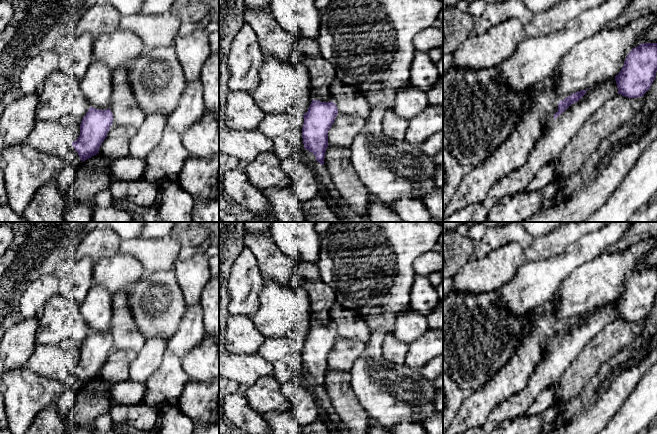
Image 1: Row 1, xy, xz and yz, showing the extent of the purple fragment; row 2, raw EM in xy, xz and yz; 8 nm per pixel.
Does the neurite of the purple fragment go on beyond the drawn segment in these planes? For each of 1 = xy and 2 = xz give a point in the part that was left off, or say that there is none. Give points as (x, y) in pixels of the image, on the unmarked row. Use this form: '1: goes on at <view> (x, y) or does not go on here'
1: does not go on here
2: does not go on here

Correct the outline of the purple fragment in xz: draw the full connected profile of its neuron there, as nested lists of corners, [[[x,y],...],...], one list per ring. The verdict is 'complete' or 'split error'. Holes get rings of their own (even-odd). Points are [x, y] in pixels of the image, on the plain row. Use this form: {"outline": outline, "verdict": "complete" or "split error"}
{"outline": [[[312,324],[308,335],[303,339],[304,348],[302,362],[304,372],[316,381],[321,389],[324,388],[328,371],[328,355],[338,338],[335,327]]], "verdict": "complete"}

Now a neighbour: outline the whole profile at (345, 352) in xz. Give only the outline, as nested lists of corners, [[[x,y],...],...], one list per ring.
[[[338,337],[333,349],[328,355],[328,368],[350,372],[352,365],[360,358],[364,350],[364,342]]]

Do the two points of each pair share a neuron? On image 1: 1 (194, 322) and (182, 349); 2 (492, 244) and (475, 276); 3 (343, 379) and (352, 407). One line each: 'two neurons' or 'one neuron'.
1: one neuron
2: two neurons
3: one neuron

